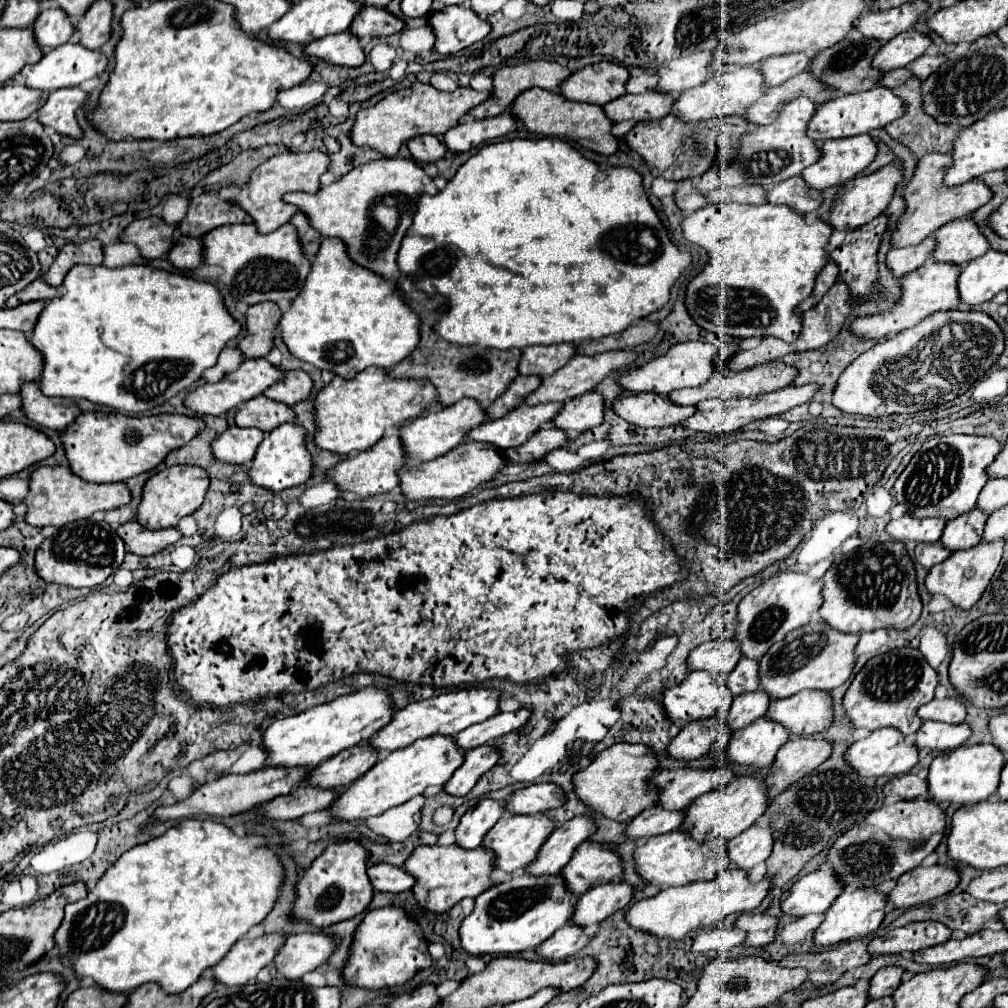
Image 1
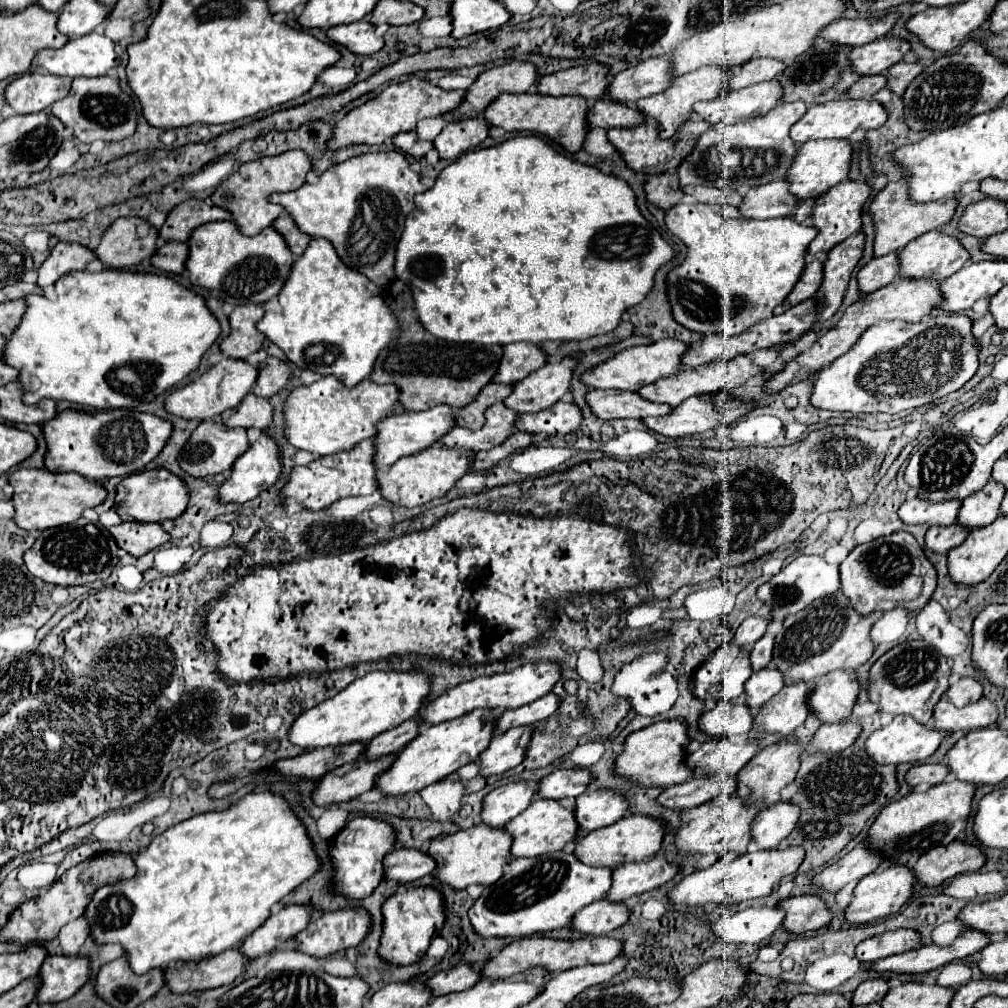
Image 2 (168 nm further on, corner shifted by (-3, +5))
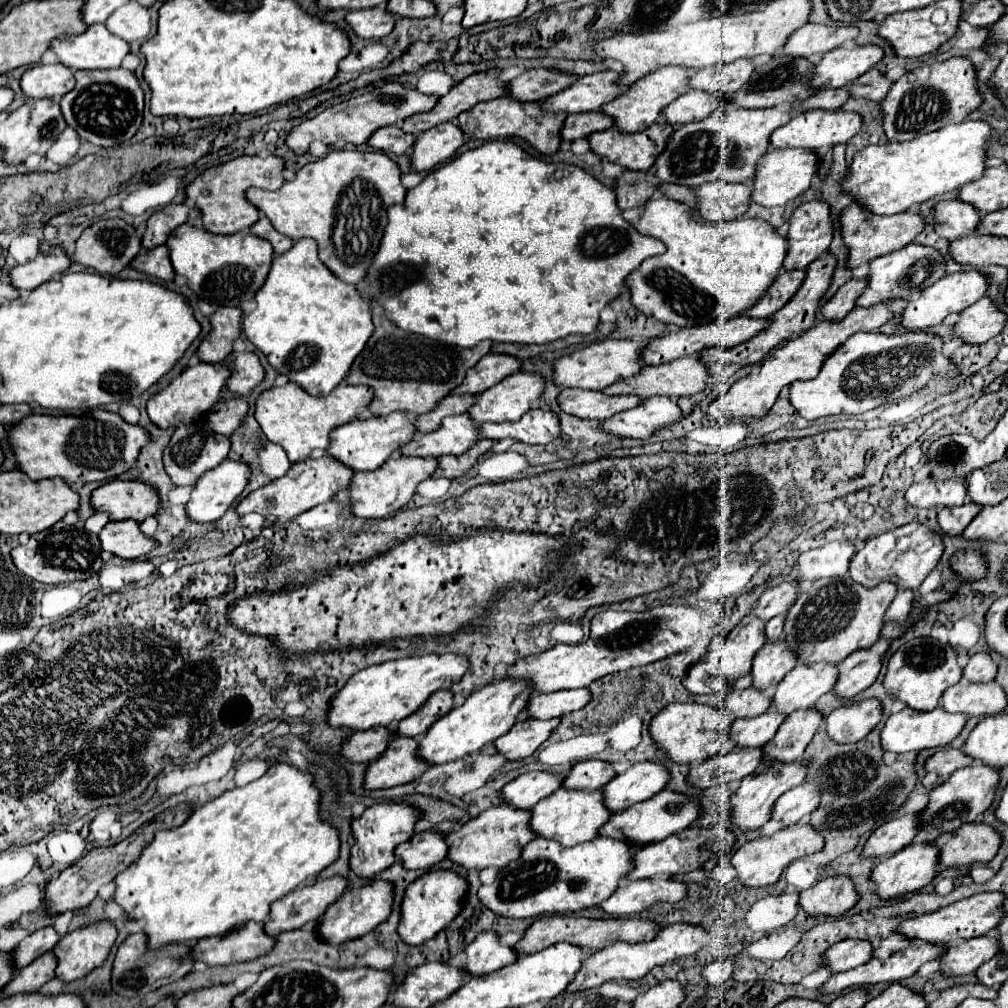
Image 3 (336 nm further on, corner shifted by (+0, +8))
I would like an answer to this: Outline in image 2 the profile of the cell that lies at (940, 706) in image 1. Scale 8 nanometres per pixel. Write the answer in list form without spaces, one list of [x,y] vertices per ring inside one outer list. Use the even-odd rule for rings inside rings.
[[[960,678],[946,692],[946,700],[950,700],[958,708],[966,706],[970,702],[978,702],[980,698],[982,698],[982,684],[974,678]]]

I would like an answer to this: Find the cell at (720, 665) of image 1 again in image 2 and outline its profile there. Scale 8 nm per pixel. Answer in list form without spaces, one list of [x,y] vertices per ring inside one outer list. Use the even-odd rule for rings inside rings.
[[[750,616],[750,618],[746,618],[746,620],[738,626],[738,630],[736,630],[734,638],[732,638],[732,644],[738,646],[738,648],[748,650],[758,638],[762,638],[762,634],[766,632],[768,622],[770,622],[770,620],[768,620],[768,618],[762,618],[762,616]]]

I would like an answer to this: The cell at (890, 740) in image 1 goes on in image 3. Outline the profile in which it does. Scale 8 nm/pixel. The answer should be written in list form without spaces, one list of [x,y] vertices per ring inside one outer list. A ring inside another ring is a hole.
[[[935,707],[933,711],[915,711],[915,709],[903,709],[899,713],[893,713],[881,733],[881,743],[885,751],[893,753],[905,753],[905,751],[921,751],[927,747],[945,747],[949,745],[965,727],[967,715],[951,715],[943,711],[943,707]]]

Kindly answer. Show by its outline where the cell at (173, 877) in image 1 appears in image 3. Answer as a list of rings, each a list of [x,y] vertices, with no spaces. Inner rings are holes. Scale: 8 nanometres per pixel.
[[[275,763],[263,777],[225,791],[221,797],[195,809],[181,827],[157,831],[141,857],[115,877],[117,891],[113,901],[117,901],[133,921],[143,919],[143,931],[153,949],[165,943],[225,935],[247,921],[263,923],[273,901],[291,893],[309,875],[319,875],[339,857],[339,829],[321,821],[319,805],[321,793],[315,787],[313,775],[289,763]]]

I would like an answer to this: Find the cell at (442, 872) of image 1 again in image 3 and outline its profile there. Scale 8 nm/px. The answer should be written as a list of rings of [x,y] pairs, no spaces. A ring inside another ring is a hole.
[[[511,805],[491,807],[481,815],[477,815],[475,819],[467,821],[463,829],[447,835],[449,859],[467,869],[485,869],[489,865],[507,867],[511,861],[519,859],[523,847],[537,837],[535,831],[531,831],[529,821],[531,821],[531,811],[515,809]]]

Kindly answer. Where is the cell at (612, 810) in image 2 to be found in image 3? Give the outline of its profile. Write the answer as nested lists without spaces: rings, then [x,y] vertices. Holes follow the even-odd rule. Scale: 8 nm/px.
[[[659,761],[635,763],[631,769],[617,775],[605,785],[605,803],[611,811],[623,811],[633,803],[645,801],[663,791],[669,779],[669,771]]]

